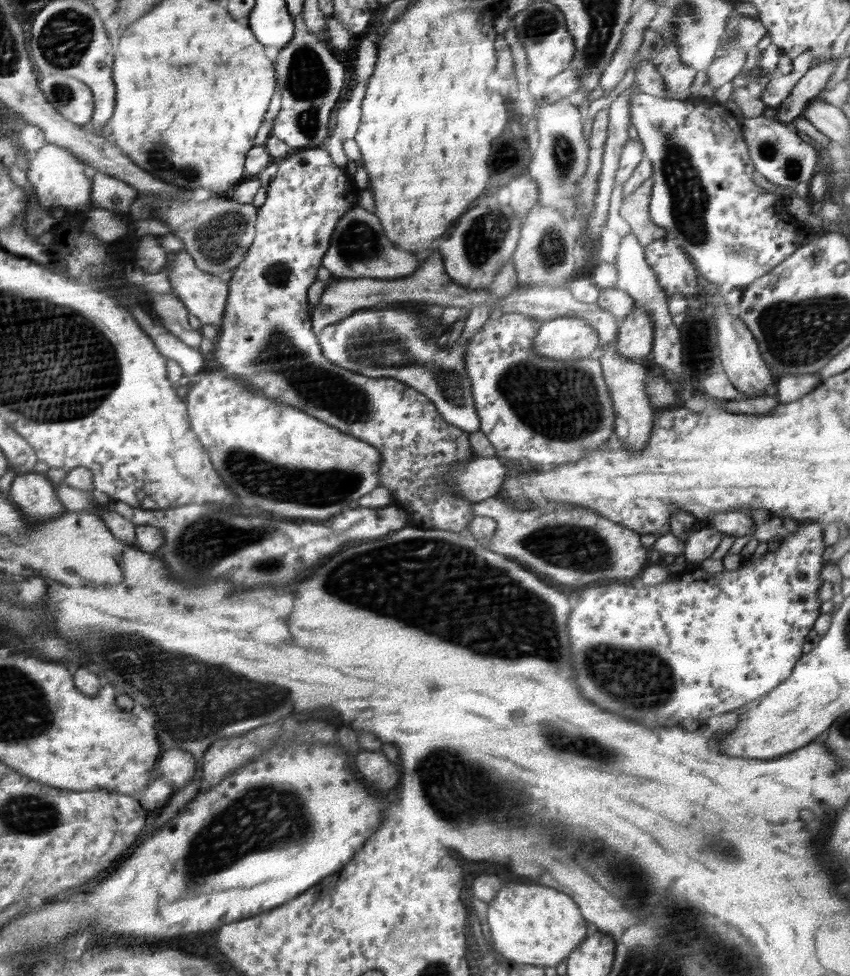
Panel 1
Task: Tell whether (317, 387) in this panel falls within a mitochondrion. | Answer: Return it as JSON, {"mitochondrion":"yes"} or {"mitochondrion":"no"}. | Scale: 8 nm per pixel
{"mitochondrion":"yes"}

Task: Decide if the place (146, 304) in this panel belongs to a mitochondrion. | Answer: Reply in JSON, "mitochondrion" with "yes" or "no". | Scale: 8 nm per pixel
{"mitochondrion":"no"}

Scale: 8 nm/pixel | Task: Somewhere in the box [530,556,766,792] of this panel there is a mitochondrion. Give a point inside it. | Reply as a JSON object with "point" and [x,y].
{"point":[621,674]}

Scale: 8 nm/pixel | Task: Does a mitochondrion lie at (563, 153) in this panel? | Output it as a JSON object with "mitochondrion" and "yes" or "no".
{"mitochondrion":"yes"}

